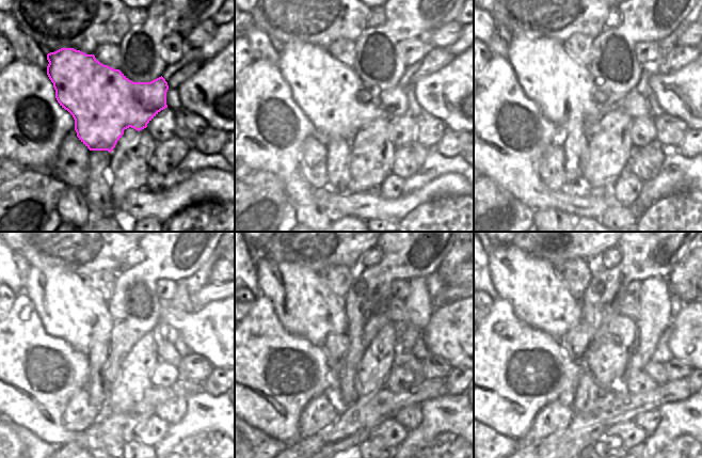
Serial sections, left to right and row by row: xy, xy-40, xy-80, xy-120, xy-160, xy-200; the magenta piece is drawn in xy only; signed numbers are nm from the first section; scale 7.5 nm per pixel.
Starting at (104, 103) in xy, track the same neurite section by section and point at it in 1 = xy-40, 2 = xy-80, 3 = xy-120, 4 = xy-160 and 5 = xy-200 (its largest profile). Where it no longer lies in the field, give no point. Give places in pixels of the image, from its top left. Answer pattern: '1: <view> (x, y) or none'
1: xy-40 (331, 94)
2: xy-80 (561, 87)
3: xy-120 (68, 310)
4: xy-160 (304, 304)
5: xy-200 (539, 298)

